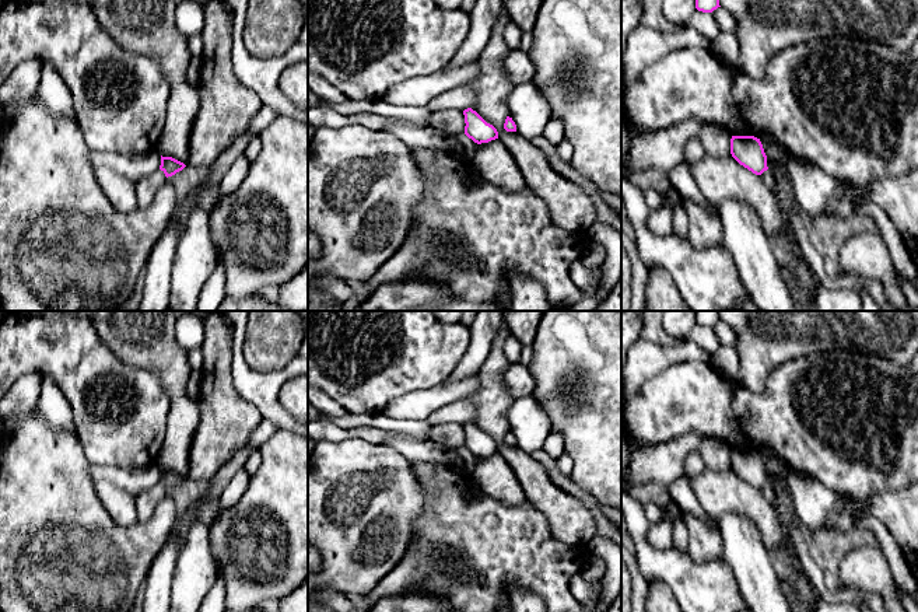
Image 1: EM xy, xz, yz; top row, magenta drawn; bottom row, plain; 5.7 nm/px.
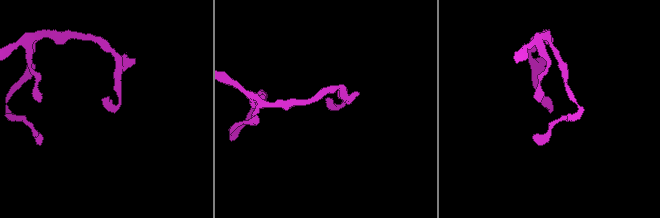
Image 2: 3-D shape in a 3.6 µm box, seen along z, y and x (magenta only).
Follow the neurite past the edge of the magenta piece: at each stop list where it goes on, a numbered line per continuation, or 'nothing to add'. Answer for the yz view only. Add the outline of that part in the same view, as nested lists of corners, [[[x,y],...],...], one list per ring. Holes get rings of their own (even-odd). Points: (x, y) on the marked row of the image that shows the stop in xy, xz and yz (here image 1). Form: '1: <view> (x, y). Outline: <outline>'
nothing to add

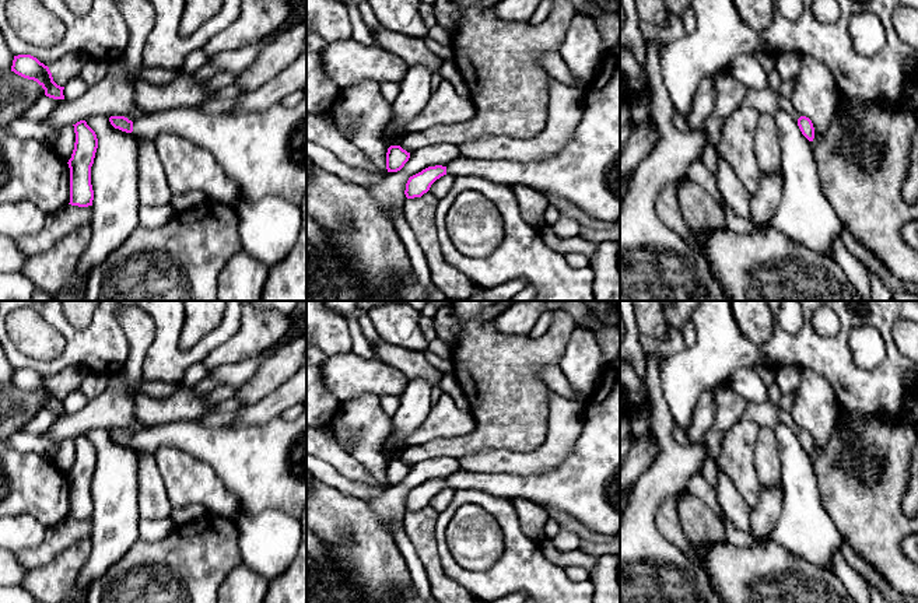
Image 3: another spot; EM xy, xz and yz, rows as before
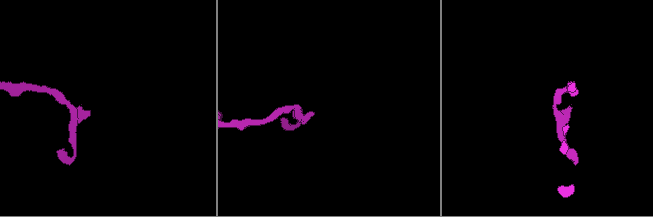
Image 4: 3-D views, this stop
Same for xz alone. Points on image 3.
1: xz (587, 171). Outline: [[[620,43],[605,52],[600,70],[585,91],[582,119],[561,151],[547,159],[529,162],[459,157],[446,165],[446,173],[476,175],[508,186],[528,186],[546,196],[565,199],[592,218],[617,222],[620,218]]]

